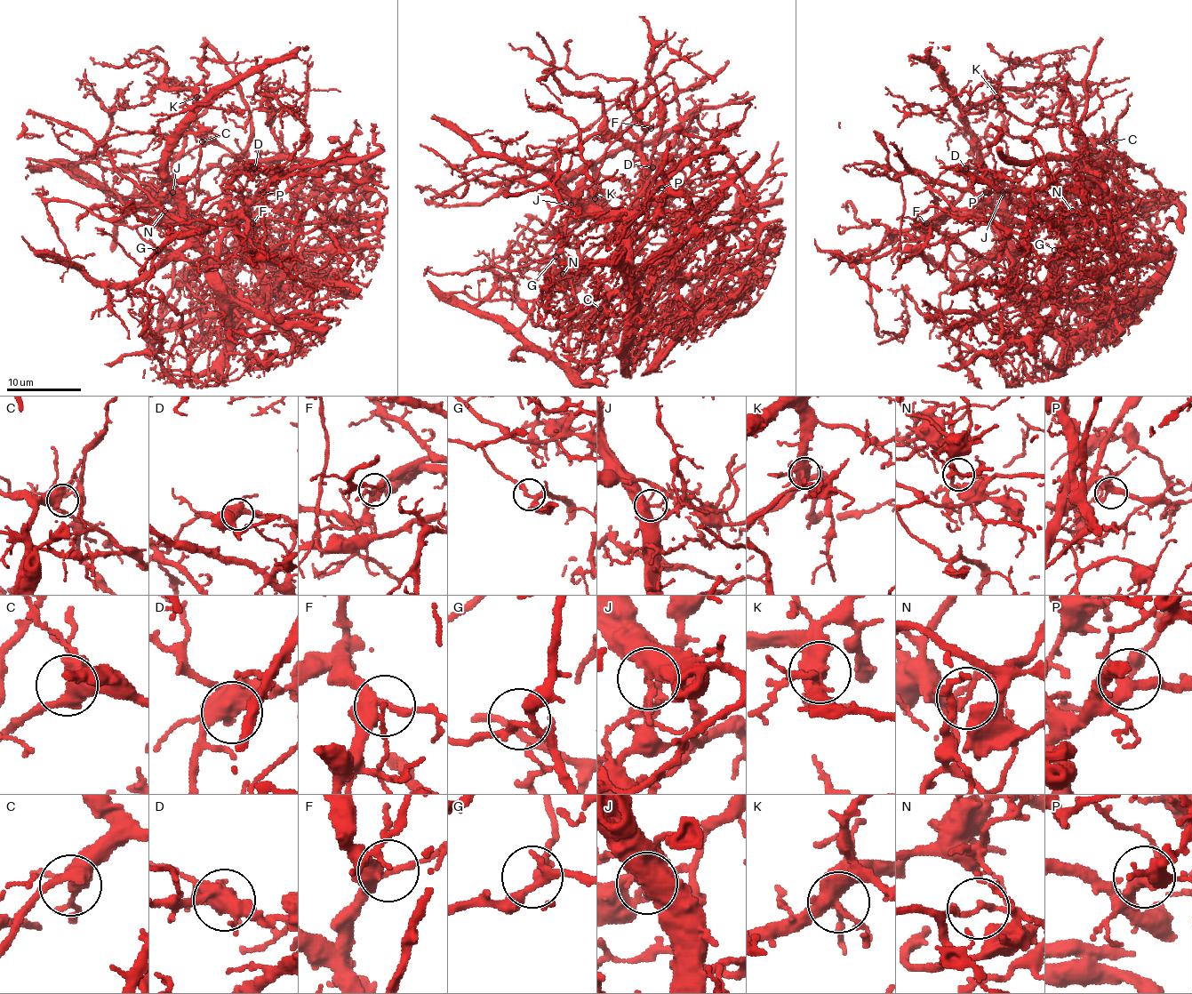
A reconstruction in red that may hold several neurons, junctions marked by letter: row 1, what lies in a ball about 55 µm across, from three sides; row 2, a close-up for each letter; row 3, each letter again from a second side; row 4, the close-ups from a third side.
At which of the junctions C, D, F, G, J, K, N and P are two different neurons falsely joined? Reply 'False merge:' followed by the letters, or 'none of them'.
False merge: D, J, N

